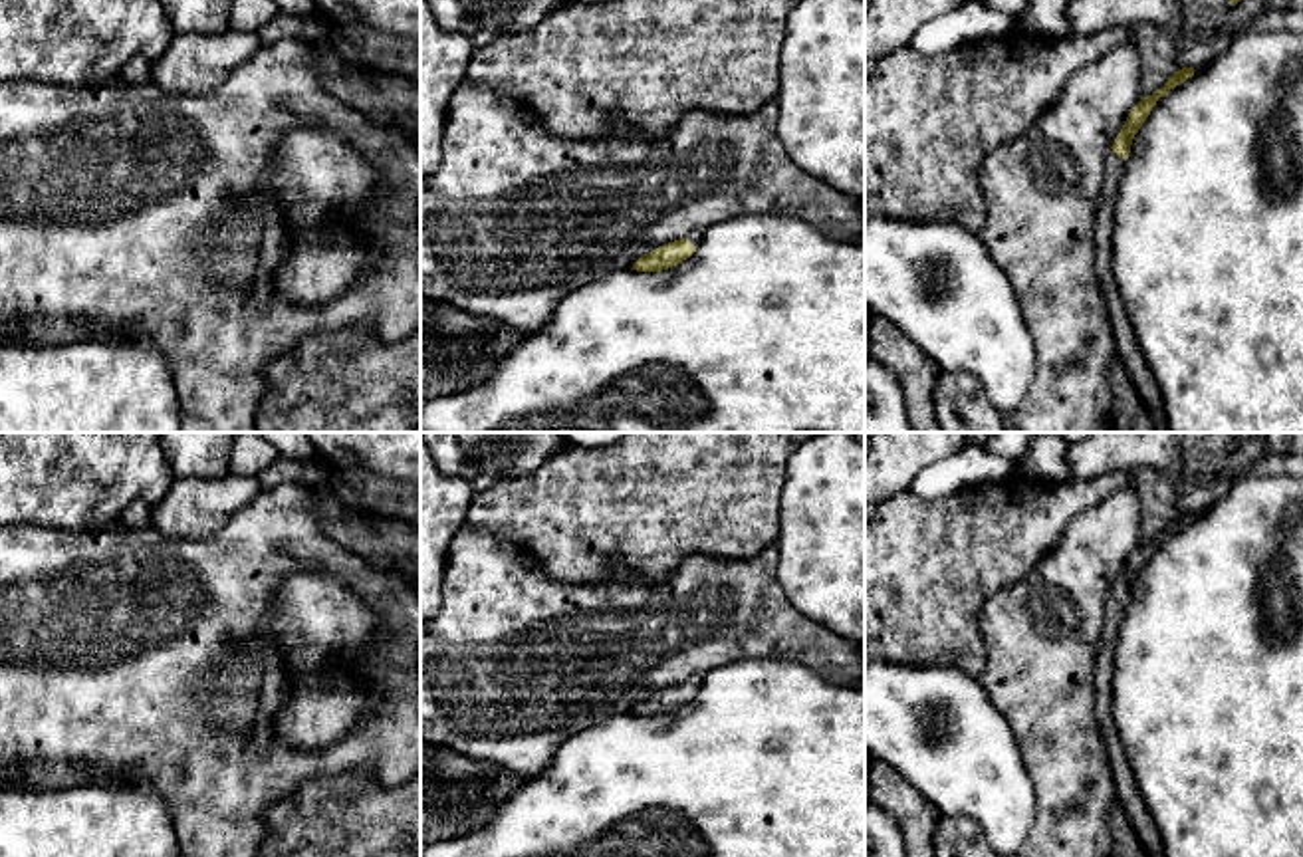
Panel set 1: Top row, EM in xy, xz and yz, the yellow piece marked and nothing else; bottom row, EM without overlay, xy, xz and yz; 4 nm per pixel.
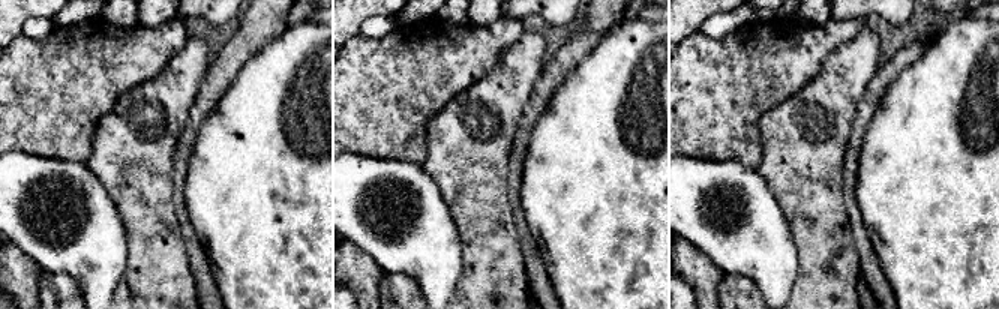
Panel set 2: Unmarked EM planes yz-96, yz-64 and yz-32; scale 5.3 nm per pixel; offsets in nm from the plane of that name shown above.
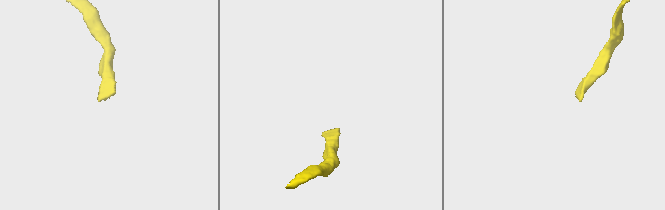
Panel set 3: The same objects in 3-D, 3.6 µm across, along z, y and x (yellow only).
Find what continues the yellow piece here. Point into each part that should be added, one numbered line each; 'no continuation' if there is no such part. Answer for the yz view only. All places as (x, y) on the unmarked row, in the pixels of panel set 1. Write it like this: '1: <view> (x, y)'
1: yz (1129, 796)

